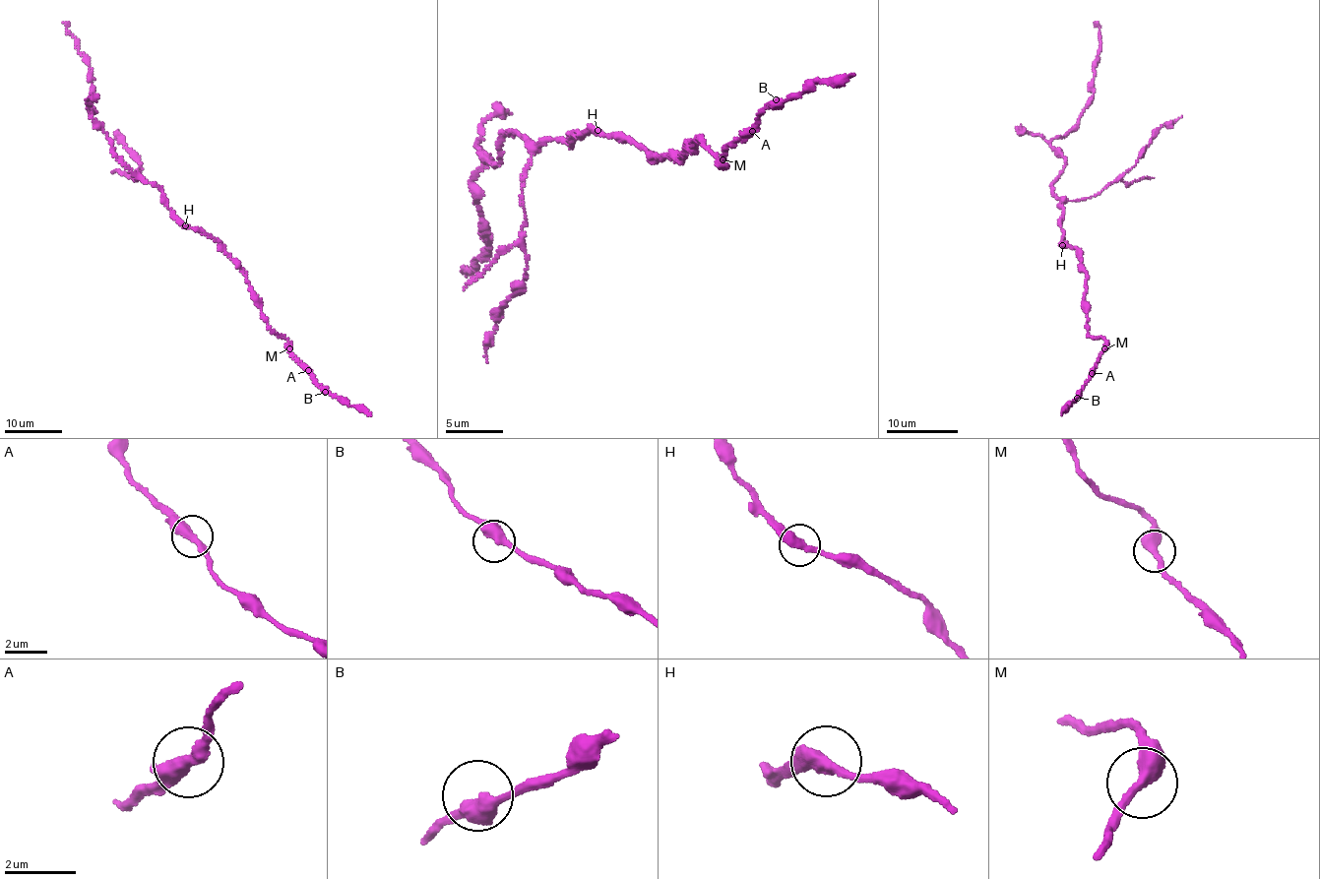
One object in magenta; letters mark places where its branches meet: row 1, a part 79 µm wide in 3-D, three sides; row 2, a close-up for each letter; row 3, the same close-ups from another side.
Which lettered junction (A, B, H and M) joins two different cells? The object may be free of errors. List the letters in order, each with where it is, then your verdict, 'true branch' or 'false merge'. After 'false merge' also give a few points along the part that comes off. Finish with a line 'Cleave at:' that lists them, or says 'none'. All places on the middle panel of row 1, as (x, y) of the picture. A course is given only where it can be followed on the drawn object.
A: place (752, 131); true branch
B: place (776, 99); true branch
H: place (597, 130); true branch
M: place (722, 159); true branch
Cleave at: none

